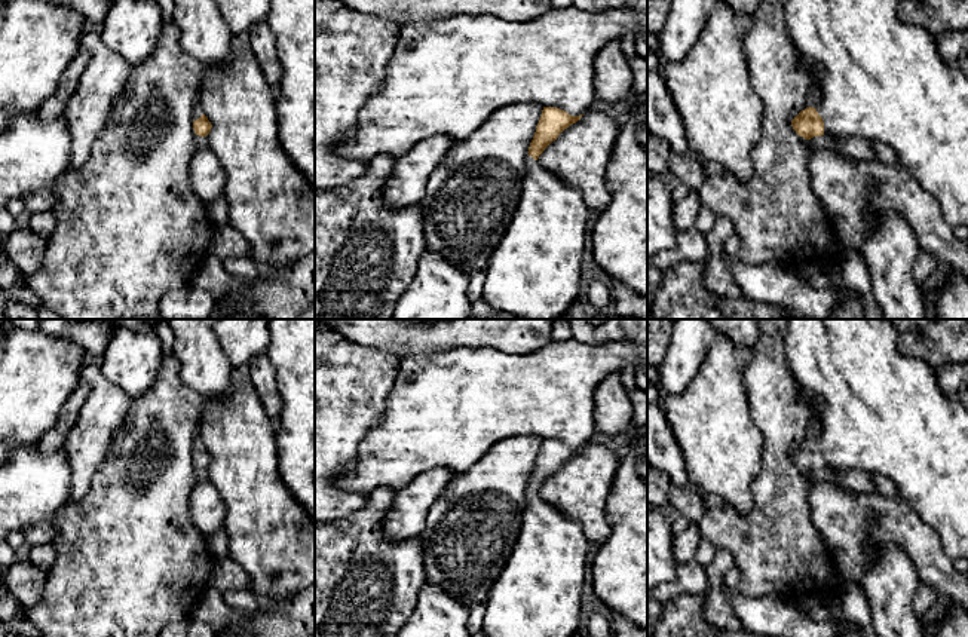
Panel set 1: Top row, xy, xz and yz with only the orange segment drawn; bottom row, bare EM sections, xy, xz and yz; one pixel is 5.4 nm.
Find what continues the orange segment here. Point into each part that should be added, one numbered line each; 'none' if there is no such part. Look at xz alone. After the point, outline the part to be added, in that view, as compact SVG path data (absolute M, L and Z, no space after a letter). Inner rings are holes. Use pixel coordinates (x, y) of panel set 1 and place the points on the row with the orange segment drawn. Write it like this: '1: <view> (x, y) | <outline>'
1: xz (535, 272) | M527 156L521 197L488 260L483 300L518 319L558 319L564 315L583 293L582 254L589 214L579 187L566 184Z

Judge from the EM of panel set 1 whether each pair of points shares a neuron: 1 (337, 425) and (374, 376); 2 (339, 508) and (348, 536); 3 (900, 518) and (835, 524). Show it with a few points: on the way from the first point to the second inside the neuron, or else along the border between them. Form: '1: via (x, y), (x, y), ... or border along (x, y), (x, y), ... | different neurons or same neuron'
1: via (346, 413), (358, 401), (358, 392), (362, 388) | same neuron
2: border along (367, 496), (367, 502), (361, 508), (330, 524) | different neurons
3: via (884, 521), (851, 523) | same neuron

